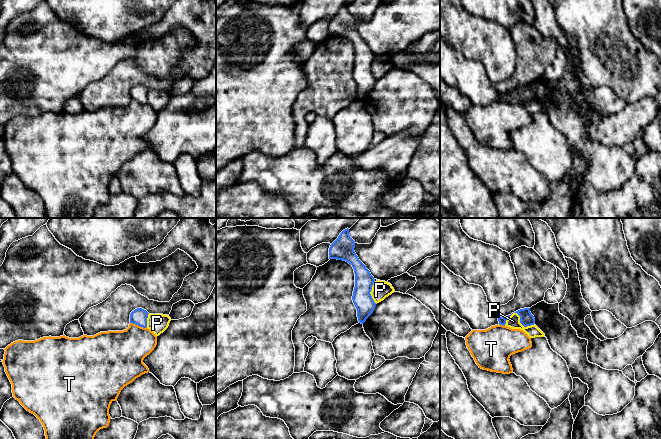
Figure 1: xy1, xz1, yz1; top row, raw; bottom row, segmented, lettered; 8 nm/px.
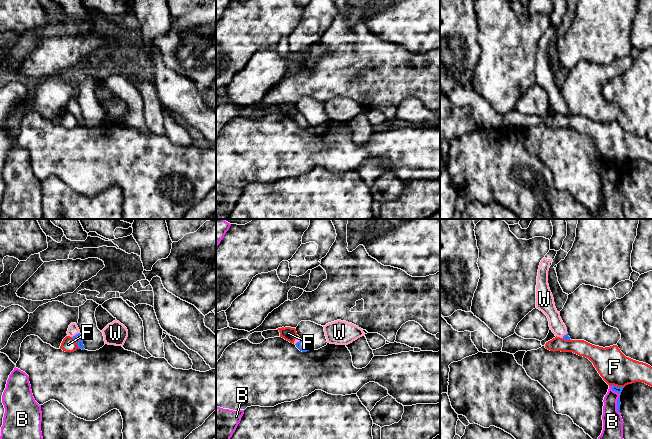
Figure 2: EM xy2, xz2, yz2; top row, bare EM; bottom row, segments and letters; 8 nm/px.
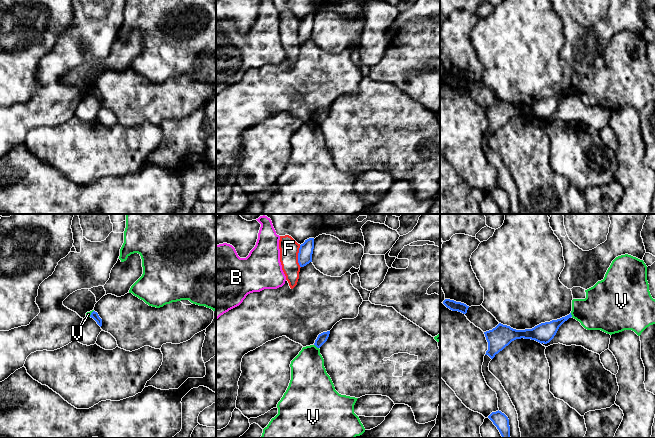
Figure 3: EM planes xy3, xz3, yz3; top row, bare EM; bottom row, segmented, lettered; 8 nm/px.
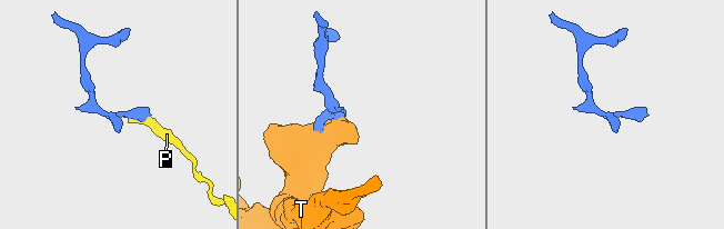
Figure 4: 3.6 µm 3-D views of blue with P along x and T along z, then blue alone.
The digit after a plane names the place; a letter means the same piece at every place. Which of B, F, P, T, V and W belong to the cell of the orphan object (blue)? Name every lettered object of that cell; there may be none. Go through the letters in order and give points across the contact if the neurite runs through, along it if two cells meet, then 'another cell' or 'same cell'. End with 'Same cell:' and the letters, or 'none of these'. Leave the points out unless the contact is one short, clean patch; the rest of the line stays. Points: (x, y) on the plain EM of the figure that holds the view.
B: another cell
F: another cell
P: border yz1 (534, 100), (524, 102), (513, 89), (504, 101); another cell
T: another cell
V: border xz3 (314, 120), (318, 124); another cell
W: way xy2 (77, 113), (76, 110), (73, 105); same cell
Same cell: W

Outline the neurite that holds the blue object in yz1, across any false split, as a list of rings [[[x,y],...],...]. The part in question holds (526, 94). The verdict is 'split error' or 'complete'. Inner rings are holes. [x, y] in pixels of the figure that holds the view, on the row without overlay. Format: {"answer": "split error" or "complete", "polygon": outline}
{"answer": "complete", "polygon": [[[530,84],[520,85],[514,89],[520,92],[520,99],[524,102],[531,102],[535,100],[535,94],[530,88]]]}

